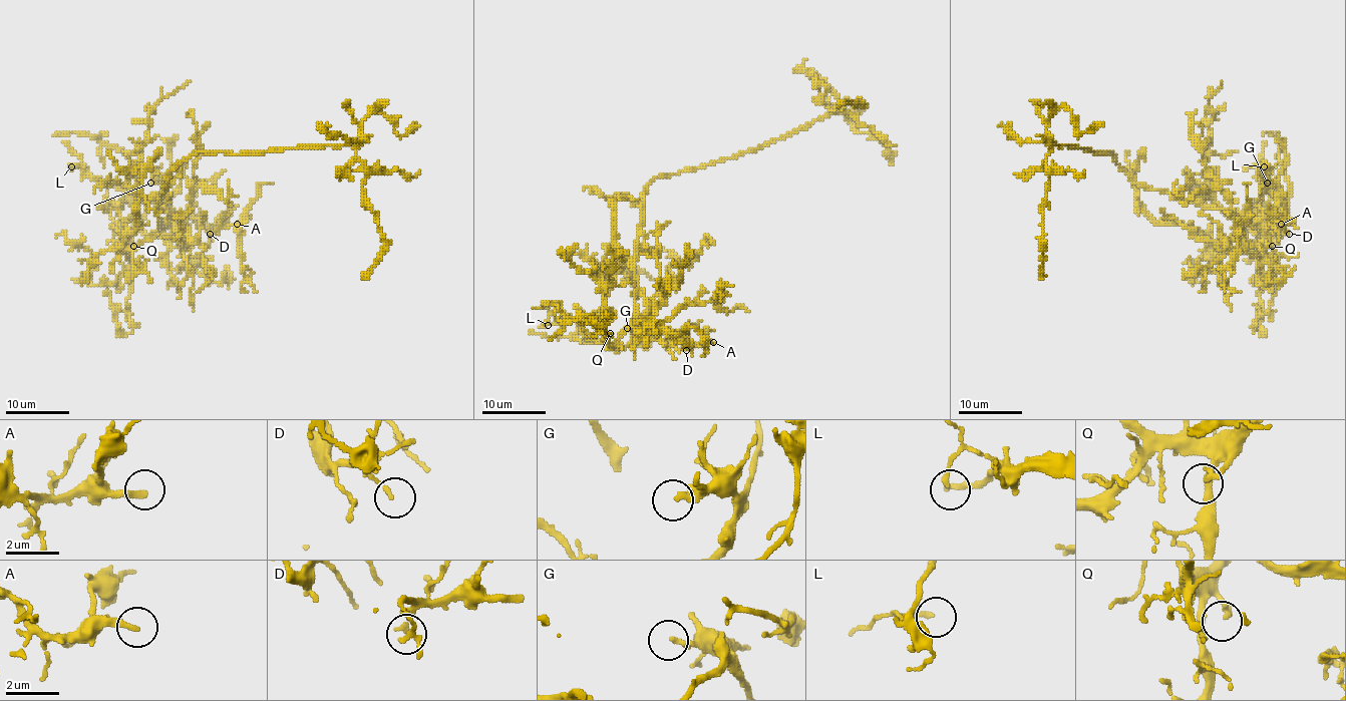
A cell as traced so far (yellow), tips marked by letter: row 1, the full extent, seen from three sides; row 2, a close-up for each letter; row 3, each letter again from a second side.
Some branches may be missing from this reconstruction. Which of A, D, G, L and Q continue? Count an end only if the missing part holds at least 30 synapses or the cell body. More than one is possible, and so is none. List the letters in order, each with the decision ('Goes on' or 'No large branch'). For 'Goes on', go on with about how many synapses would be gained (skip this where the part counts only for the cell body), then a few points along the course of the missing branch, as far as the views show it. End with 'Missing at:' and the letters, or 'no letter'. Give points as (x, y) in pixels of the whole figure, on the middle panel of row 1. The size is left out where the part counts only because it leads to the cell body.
A: Goes on. Roughly 50 synapses. Course of what is missing: (713, 342), (726, 336), (739, 336), (743, 342), (764, 342)
D: No large branch
G: No large branch
L: No large branch
Q: Goes on. Roughly 40 synapses. Course of what is missing: (610, 333), (618, 341), (616, 325)
Missing at: A, Q

